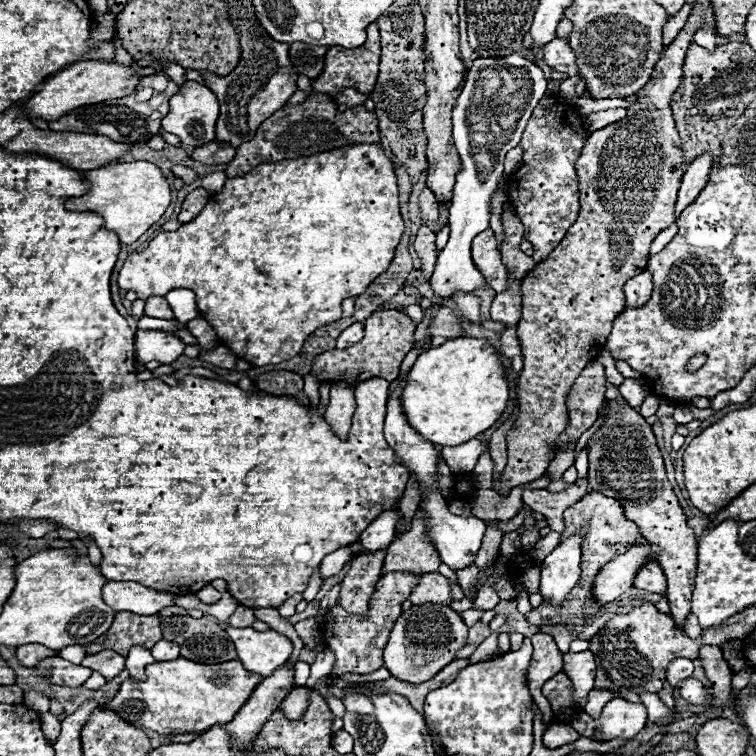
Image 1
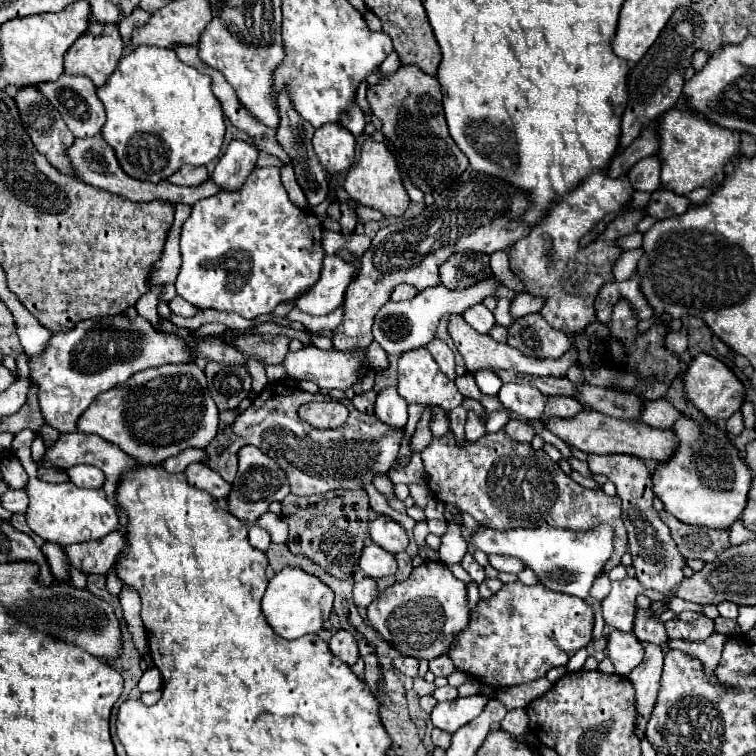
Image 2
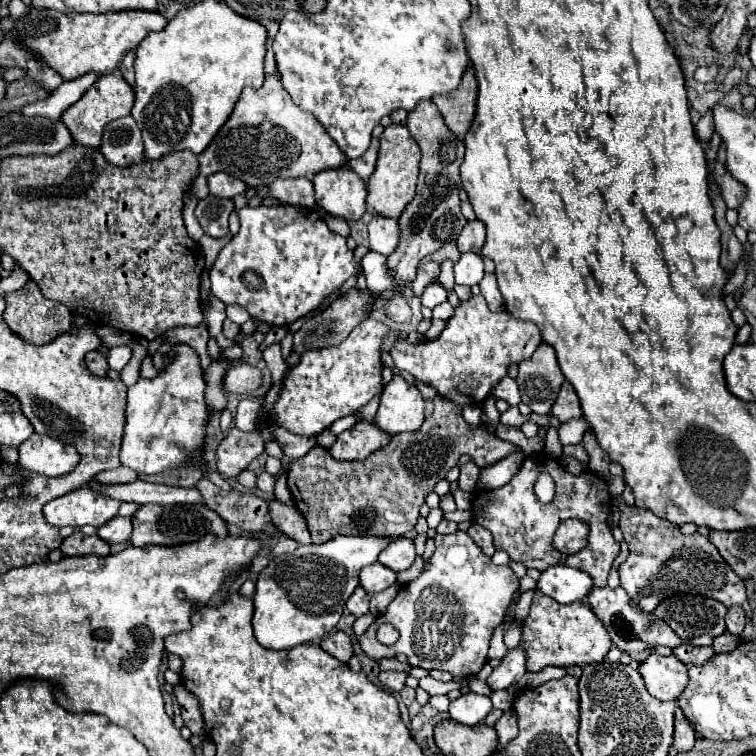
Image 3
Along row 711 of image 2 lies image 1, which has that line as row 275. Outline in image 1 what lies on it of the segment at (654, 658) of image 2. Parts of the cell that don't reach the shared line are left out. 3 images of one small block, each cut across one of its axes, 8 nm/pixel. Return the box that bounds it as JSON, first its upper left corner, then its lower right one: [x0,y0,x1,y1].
[624,272,652,308]

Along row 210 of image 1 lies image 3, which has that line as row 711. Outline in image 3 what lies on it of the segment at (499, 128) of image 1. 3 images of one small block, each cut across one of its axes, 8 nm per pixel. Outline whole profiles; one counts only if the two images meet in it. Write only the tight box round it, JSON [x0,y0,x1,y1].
[450,692,492,726]

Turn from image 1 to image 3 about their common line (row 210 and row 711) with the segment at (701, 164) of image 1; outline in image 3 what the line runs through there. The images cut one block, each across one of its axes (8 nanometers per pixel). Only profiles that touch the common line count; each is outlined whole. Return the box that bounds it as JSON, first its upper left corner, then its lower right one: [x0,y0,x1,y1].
[672,710,696,752]

